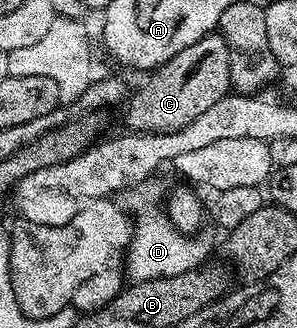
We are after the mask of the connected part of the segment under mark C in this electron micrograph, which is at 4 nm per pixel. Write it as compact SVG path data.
M220 33L204 35L199 41L195 41L195 45L187 45L187 49L175 53L175 57L171 57L171 61L167 61L161 67L154 67L151 74L146 79L149 80L147 80L138 91L135 91L132 94L132 97L127 103L129 112L126 113L125 119L131 126L133 126L130 128L132 128L134 132L154 131L155 133L167 133L168 131L178 131L179 129L183 129L183 125L191 125L191 121L195 121L195 117L199 117L199 113L204 113L208 107L215 105L215 101L219 101L224 95L230 94L233 86L233 82L231 81L231 53L229 52L229 46L227 45L224 35Z

